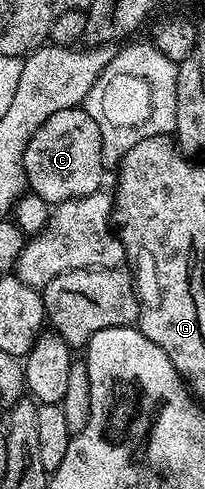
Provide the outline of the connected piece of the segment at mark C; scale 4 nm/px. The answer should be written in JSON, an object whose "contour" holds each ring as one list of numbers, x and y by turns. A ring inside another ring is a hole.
{"contour":[[82,107,63,109,38,131,34,131,34,139,30,139,30,147,26,147,24,156,28,189,55,207,82,195,101,192,106,166,102,159,102,135,98,131,98,123,90,119,90,115]]}

